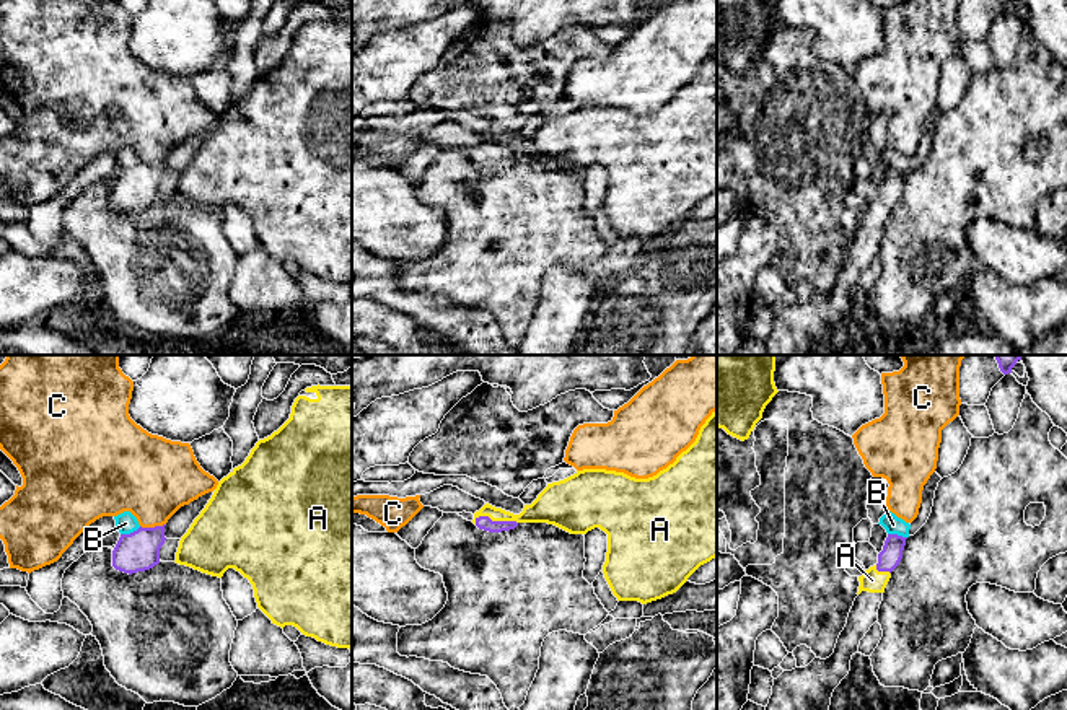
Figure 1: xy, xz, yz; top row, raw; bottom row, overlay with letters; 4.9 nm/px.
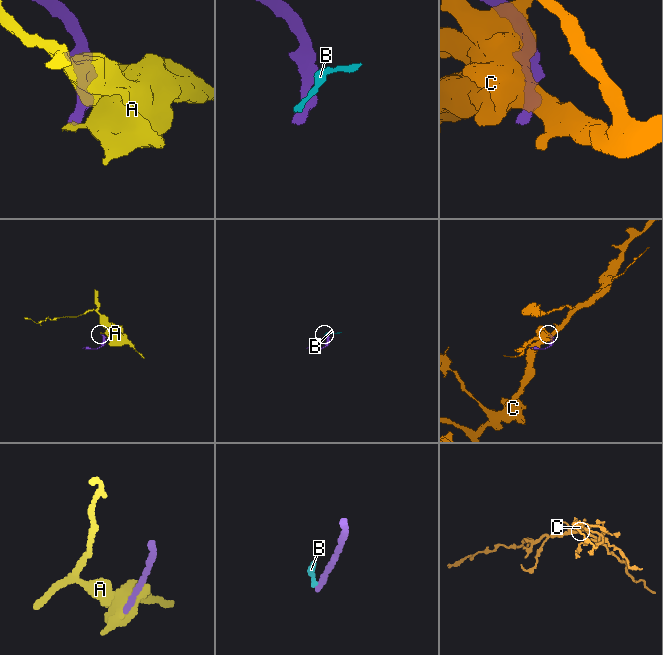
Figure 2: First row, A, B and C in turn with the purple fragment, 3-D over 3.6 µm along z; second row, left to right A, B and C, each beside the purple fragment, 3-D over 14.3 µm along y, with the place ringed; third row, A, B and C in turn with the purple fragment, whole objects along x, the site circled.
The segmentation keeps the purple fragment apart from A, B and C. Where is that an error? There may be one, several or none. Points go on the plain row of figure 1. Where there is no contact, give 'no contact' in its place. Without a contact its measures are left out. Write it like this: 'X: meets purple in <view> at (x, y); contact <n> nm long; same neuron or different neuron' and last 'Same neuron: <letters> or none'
A: meets purple in xz at (496, 157); contact 220 nm long; different neuron
B: meets purple in xy at (131, 168); contact 110 nm long; different neuron
C: meets purple in xy at (152, 163); contact 130 nm long; different neuron
Same neuron: none

